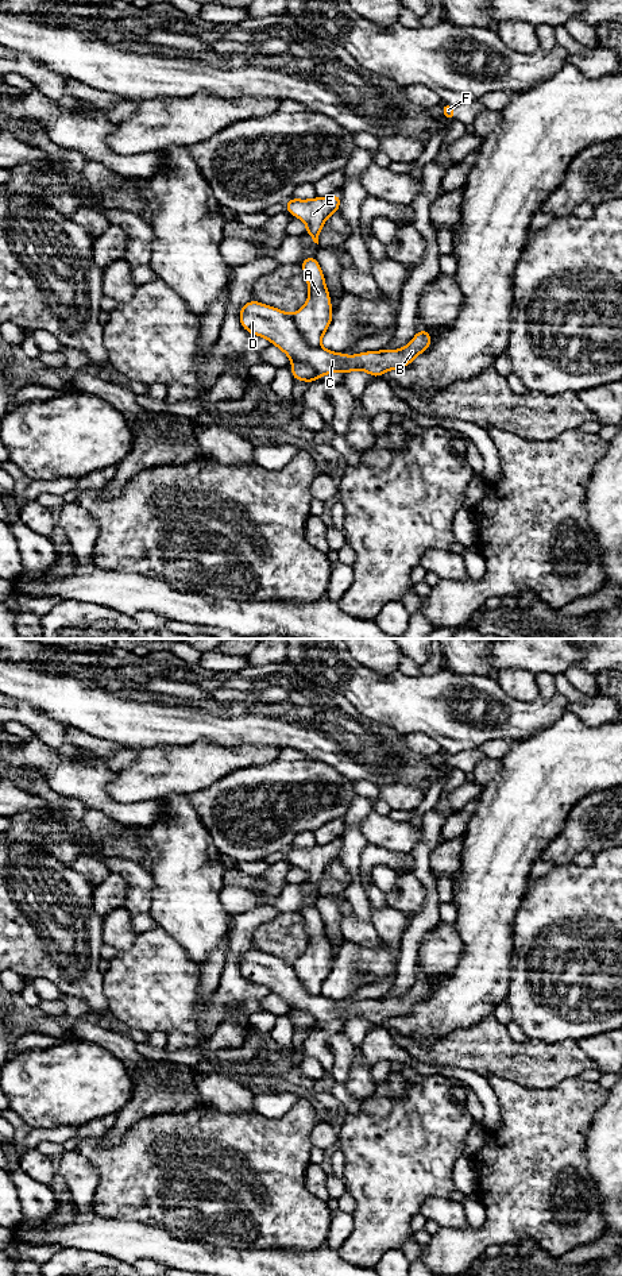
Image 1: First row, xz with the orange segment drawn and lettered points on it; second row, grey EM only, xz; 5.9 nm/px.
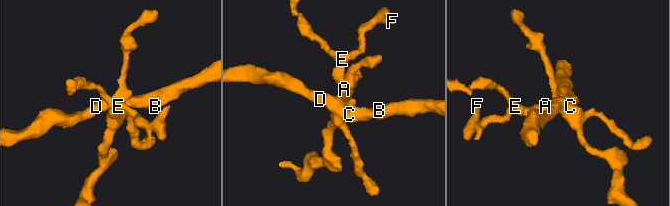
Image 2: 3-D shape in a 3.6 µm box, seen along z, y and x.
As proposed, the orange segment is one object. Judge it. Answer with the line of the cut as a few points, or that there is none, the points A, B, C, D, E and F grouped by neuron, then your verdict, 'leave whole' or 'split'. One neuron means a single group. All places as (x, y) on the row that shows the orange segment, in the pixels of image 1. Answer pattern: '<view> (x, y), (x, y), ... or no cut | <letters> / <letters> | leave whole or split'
xz (292, 315), (302, 338), (309, 344), (320, 347) | A E F / B C D | split

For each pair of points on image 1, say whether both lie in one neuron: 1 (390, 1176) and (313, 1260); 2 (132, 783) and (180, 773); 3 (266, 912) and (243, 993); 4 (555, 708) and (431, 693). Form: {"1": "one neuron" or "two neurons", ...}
{"1": "two neurons", "2": "one neuron", "3": "one neuron", "4": "one neuron"}

